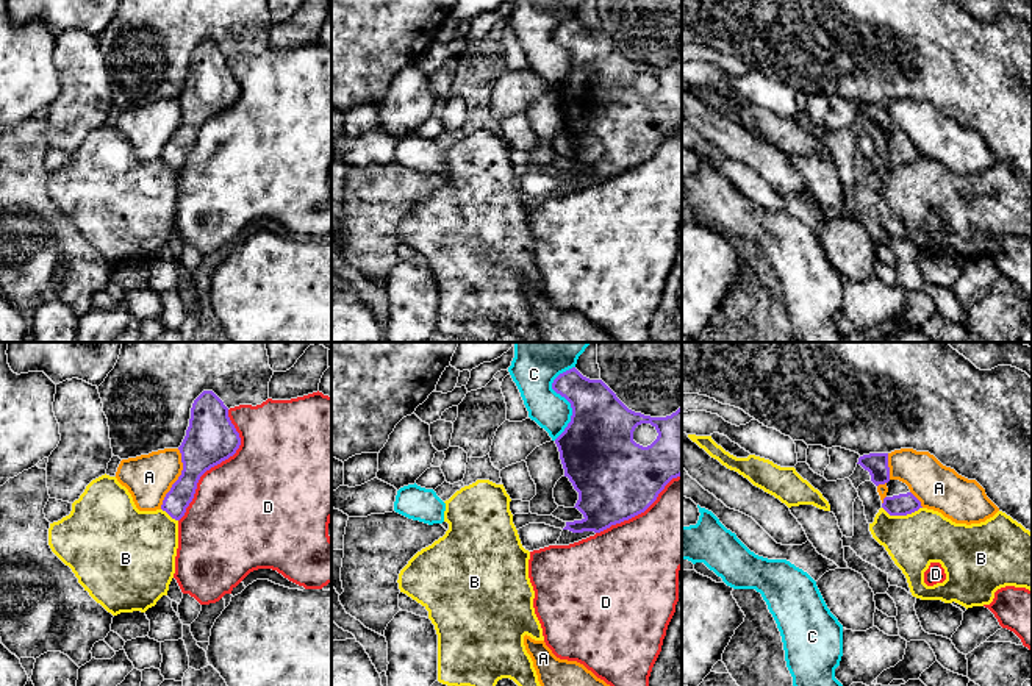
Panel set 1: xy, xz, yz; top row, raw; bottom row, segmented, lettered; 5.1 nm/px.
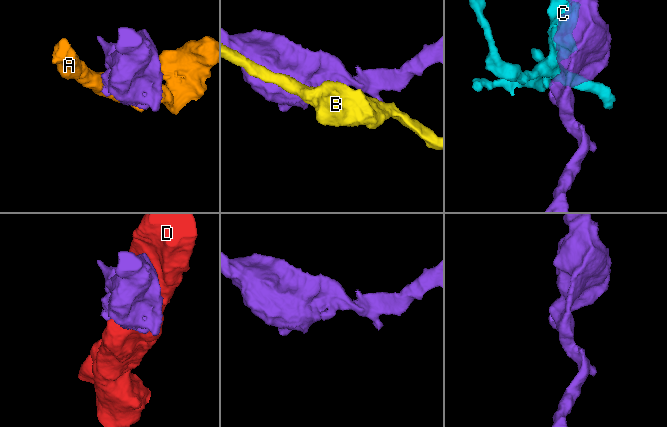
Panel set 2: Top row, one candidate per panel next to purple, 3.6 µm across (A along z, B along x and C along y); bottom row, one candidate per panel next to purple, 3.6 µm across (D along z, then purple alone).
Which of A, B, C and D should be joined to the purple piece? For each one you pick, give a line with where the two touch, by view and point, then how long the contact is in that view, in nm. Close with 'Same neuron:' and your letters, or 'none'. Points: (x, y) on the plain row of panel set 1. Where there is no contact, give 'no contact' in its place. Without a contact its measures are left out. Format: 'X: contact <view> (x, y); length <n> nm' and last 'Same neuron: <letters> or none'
Same neuron: none

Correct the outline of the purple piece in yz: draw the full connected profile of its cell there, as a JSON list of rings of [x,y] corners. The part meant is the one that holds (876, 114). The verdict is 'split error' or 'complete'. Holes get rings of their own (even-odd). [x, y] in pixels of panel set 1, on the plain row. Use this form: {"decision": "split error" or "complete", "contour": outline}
{"decision": "complete", "contour": [[[869,103],[858,108],[858,113],[869,122],[871,131],[879,136],[890,131],[888,103]]]}

